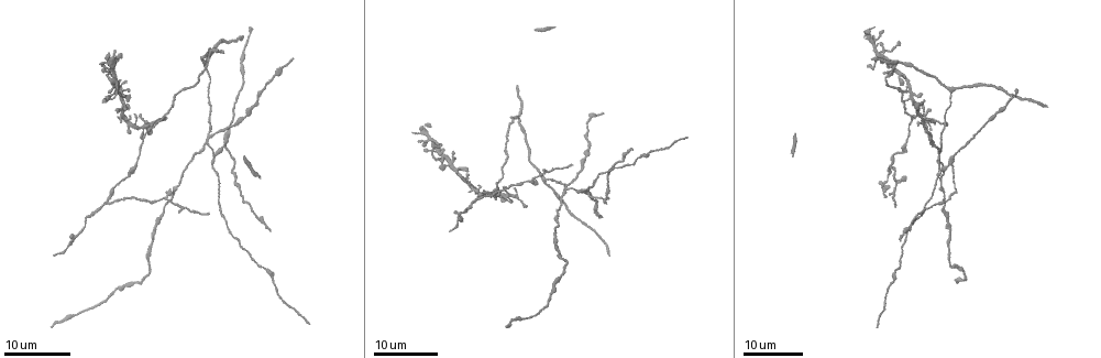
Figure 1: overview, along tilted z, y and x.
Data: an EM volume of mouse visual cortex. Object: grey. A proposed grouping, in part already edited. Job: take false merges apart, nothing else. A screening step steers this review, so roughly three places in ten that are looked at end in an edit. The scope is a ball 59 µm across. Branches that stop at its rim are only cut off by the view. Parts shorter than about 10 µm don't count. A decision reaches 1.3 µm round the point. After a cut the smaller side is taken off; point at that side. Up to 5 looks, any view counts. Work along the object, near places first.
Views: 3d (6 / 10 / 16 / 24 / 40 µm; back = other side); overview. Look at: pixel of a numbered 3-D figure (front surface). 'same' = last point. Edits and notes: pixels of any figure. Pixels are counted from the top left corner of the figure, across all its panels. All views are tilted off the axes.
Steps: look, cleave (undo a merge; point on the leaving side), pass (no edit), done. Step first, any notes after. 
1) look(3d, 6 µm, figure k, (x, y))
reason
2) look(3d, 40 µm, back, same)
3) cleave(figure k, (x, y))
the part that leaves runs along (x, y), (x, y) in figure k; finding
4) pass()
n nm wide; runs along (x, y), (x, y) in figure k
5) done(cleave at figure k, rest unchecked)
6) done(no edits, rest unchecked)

look(3d, 24 µm, figure 1, (128, 174))
calibre changes

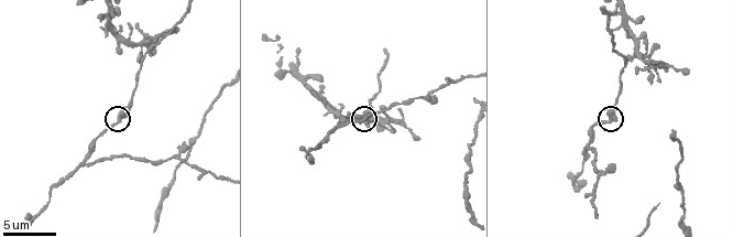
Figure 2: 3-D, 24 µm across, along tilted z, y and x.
look(3d, 6 µm, figure 2, (117, 117))

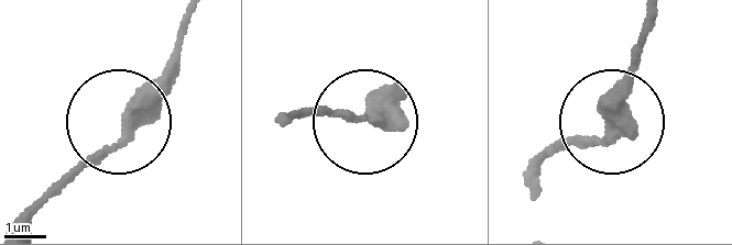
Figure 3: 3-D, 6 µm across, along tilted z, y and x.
pass()
runs along (405, 86), (366, 122), (293, 118) in figure 3; one cell here

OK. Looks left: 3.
look(3d, 10 µm, figure 2, (588, 146))
side arm on a straight run

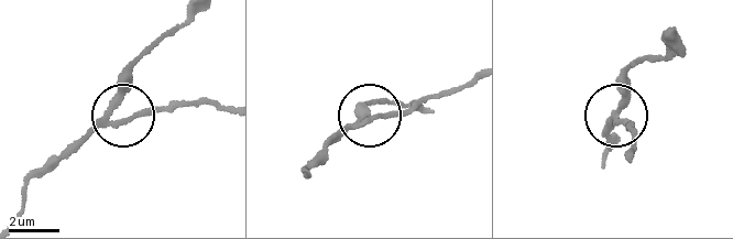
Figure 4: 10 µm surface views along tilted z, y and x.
look(3d, 6 µm, figure 4, (370, 119))

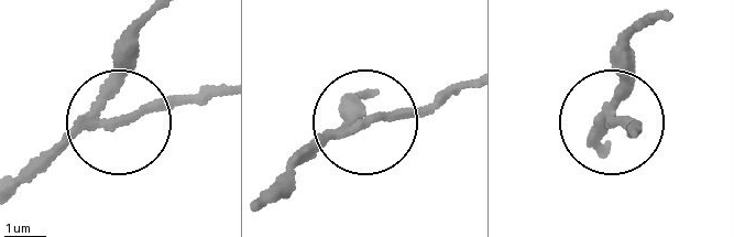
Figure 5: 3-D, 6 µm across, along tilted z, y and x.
cleave(figure 5, (152, 111))
the part that leaves runs along (96, 122), (217, 98) in figure 5; a second cell is stuck on

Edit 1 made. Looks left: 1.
look(3d, 10 µm, figure 2, (374, 94))
three arms meet

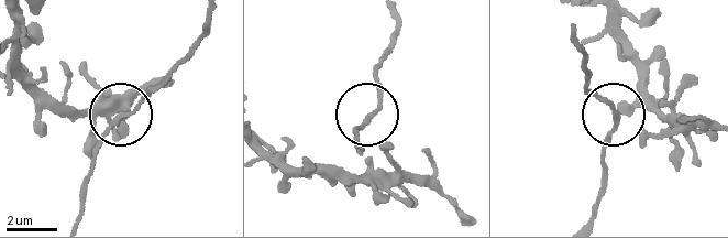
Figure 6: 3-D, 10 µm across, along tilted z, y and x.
pass()
side arm 27 µm; runs along (398, 9), (372, 115), (398, 162) in figure 6; one cell here

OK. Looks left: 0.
done(cleave at figure 5, rest unchecked)

